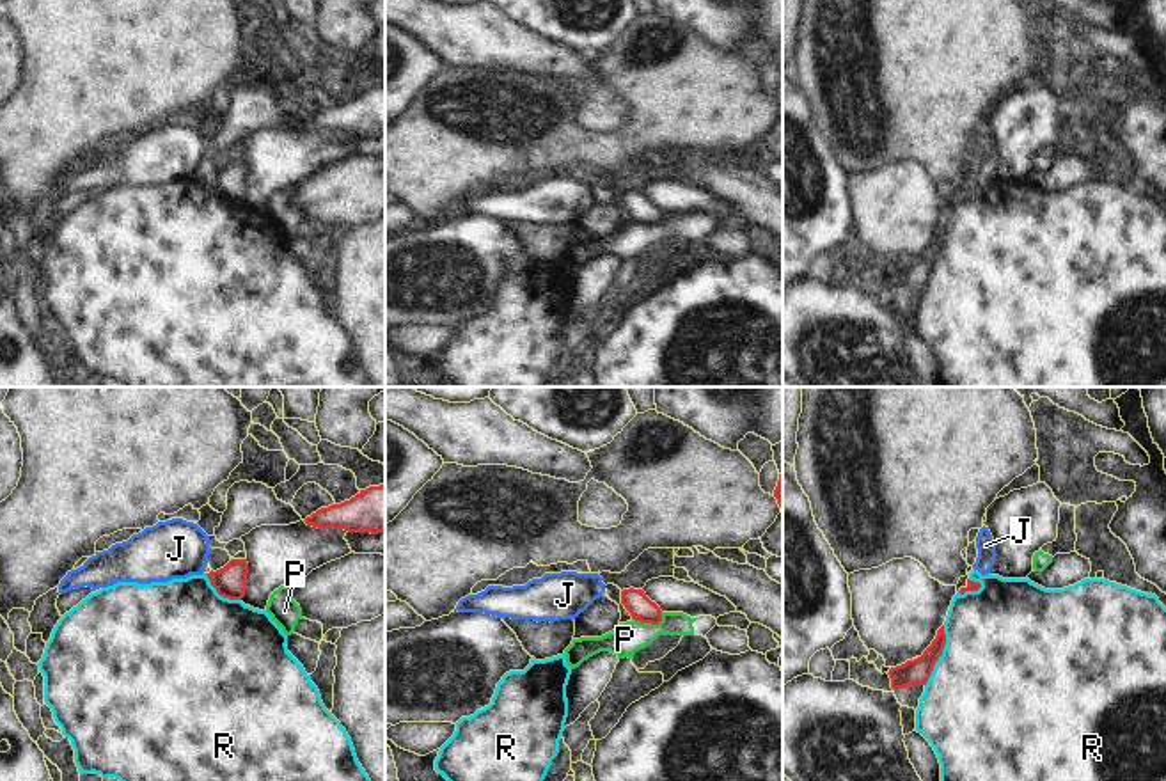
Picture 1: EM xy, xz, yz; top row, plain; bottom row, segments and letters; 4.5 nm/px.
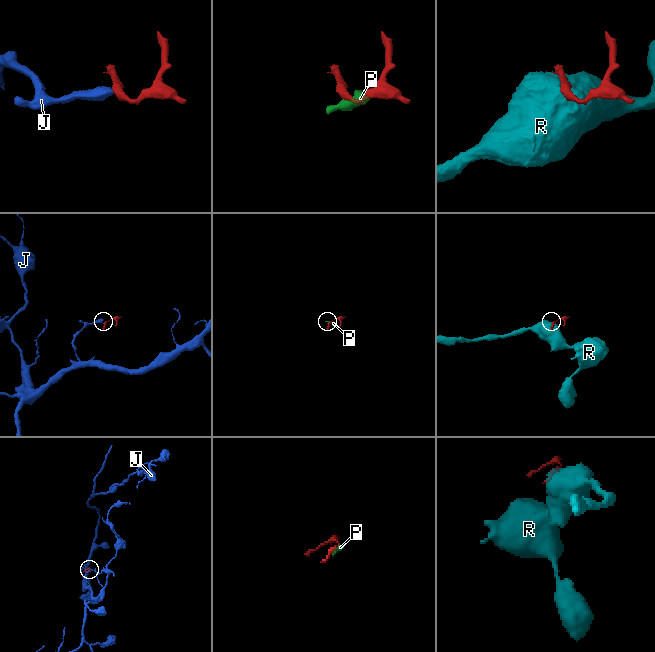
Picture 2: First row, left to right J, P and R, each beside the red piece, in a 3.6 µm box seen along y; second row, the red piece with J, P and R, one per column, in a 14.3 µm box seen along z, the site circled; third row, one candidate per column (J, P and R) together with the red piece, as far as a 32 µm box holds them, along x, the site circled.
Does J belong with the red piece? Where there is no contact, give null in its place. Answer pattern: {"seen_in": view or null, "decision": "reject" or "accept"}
{"seen_in": null, "decision": "reject"}

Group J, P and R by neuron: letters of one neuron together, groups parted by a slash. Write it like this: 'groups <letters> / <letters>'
groups J / P / R

